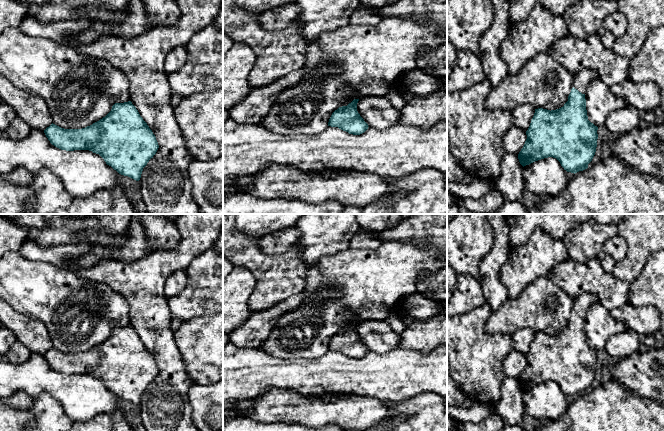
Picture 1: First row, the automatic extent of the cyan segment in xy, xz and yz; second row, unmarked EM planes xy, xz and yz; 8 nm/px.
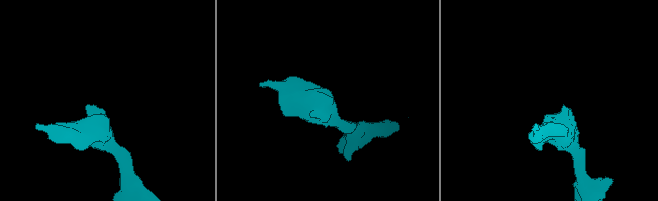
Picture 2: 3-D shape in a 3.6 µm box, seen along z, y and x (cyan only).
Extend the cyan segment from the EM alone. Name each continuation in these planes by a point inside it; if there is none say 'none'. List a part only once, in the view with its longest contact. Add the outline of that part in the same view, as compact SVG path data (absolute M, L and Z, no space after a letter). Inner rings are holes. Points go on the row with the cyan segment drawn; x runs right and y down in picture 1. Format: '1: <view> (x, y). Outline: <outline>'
1: yz (581, 81). Outline: M585 69L578 74L574 75L573 77L573 87L577 89L582 94L585 94L588 90L589 83L595 79L598 78L597 72L591 70L591 69Z

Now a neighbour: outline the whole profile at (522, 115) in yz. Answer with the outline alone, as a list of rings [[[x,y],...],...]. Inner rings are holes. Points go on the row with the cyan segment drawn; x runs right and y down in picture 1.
[[[523,104],[517,106],[511,112],[513,126],[527,131],[534,116],[535,108],[533,108],[531,105]]]

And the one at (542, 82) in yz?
[[[548,53],[537,54],[517,74],[507,74],[487,96],[489,110],[514,110],[527,104],[556,110],[564,106],[573,88],[574,75]]]

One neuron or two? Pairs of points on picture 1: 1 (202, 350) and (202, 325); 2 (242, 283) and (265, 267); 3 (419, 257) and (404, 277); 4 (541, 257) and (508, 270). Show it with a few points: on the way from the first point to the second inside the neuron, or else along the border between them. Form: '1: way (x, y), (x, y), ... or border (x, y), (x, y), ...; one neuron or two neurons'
1: way (202, 344), (202, 331); one neuron
2: border (235, 265), (246, 267), (257, 278); two neurons
3: way (414, 262), (404, 272); one neuron
4: way (533, 259), (519, 270), (516, 270); one neuron

